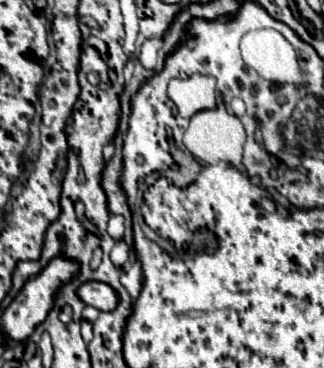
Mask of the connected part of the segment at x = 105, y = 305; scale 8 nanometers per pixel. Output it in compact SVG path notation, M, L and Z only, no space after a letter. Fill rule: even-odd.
M99 281L83 283L77 289L77 297L85 305L91 305L99 311L113 311L117 307L117 293L113 293L113 289L109 289L109 285L99 283Z

